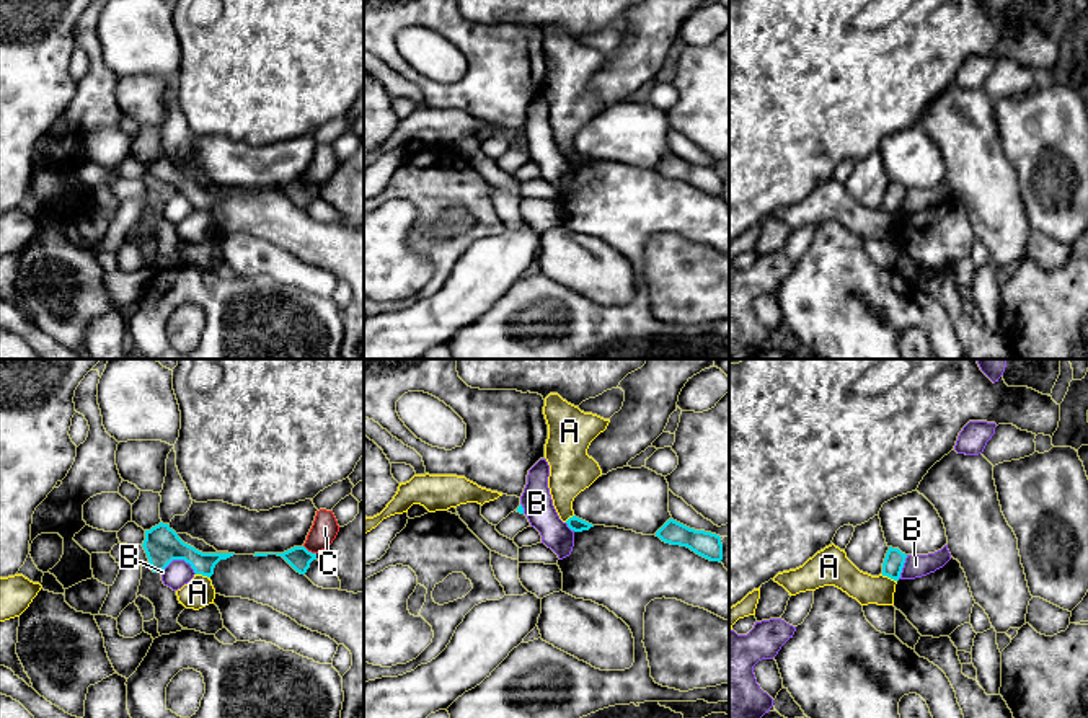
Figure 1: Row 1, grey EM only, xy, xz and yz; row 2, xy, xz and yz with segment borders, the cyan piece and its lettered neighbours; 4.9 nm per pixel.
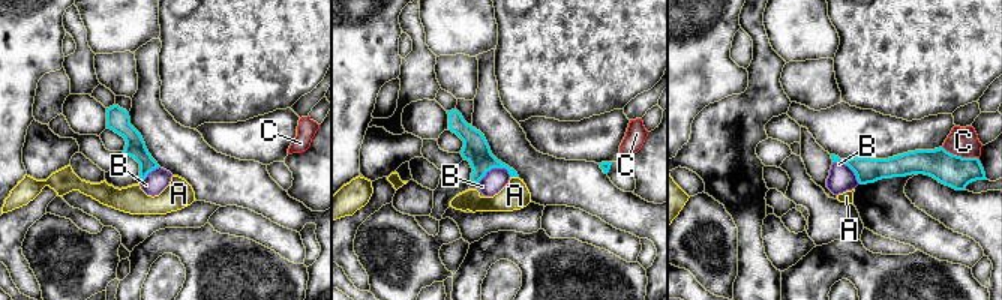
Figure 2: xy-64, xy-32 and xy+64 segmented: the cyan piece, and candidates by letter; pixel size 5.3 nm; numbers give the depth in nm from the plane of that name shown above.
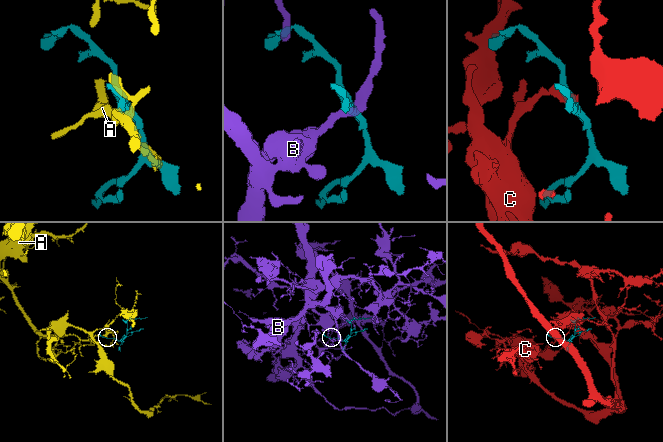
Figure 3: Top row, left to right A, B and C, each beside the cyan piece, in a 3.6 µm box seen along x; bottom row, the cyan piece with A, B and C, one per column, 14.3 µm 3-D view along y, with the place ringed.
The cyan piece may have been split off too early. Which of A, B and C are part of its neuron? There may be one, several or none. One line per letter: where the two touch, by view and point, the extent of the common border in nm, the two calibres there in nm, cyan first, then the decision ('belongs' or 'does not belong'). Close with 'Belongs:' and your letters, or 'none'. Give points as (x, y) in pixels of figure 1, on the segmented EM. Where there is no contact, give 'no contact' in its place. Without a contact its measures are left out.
A: yz (889, 576) | 90 nm | 100/150 nm | does not belong
B: xy (180, 558) | 180 nm | 180/130 nm | does not belong
C: xy (310, 552) | 80 nm | 110/130 nm | belongs
Belongs: C

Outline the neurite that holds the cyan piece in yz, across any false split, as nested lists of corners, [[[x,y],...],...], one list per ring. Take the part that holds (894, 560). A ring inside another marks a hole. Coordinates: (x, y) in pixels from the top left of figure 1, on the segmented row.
[[[889,547],[884,563],[882,563],[882,576],[887,576],[894,581],[899,581],[907,555],[899,548]]]

